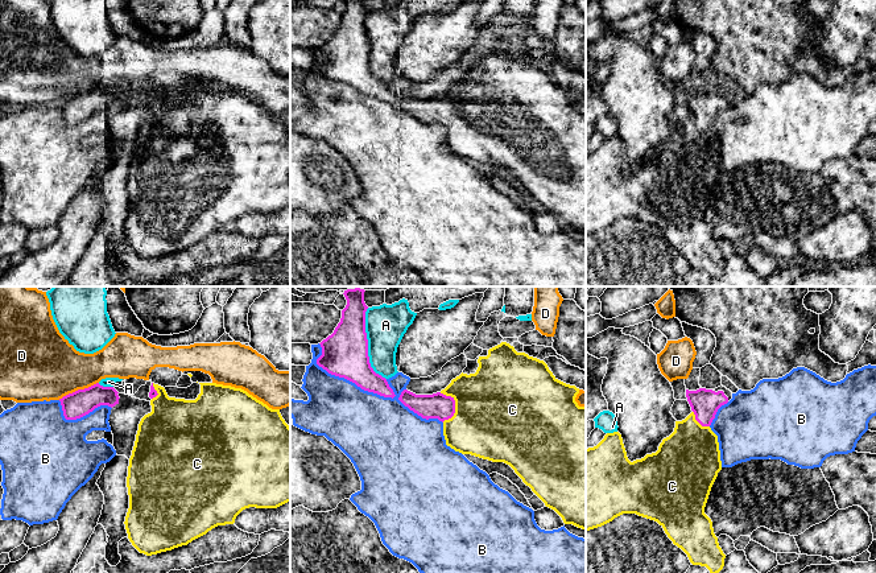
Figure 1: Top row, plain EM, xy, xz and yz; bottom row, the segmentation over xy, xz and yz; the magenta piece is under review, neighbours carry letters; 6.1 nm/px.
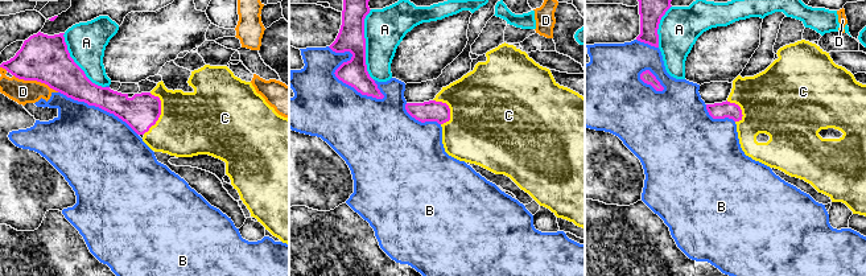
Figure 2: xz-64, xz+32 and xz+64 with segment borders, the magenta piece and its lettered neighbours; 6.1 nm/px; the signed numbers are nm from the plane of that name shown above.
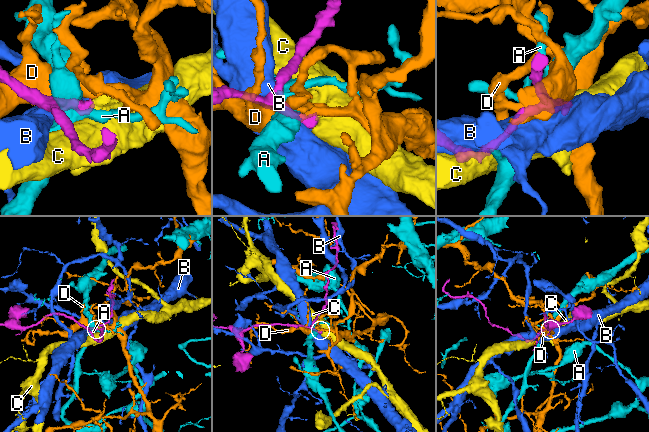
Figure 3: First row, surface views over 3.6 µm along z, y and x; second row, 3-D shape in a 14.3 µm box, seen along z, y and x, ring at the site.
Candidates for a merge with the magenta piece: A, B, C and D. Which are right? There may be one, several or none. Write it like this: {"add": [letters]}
{"add": ["C"]}

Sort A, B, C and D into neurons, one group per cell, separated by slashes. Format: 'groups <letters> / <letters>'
groups A / B / C / D

